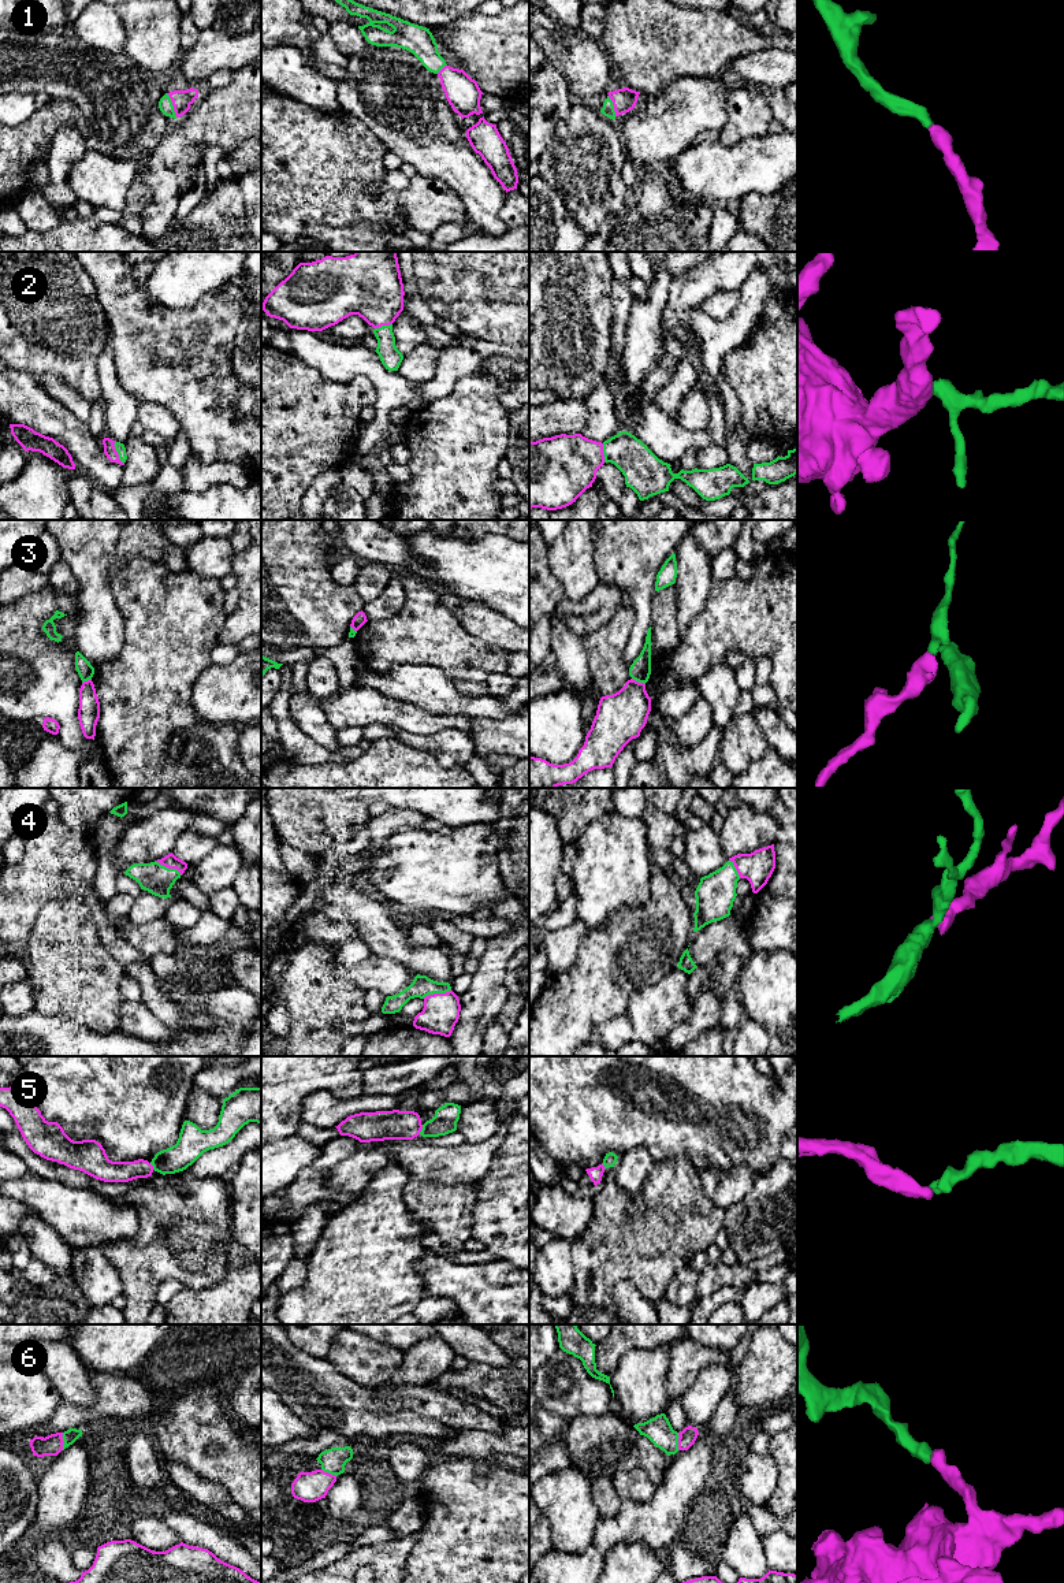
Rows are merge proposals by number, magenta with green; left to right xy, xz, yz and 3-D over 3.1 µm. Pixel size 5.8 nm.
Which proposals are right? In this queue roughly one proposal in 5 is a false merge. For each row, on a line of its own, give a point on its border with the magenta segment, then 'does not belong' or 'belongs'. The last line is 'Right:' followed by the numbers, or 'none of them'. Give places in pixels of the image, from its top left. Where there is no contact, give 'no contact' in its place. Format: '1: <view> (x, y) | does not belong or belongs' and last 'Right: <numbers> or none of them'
1: xy (173, 104) | belongs
2: xy (116, 453) | belongs
3: yz (637, 682) | does not belong
4: xz (436, 993) | belongs
5: xz (421, 1128) | belongs
6: xy (63, 1441) | belongs
Right: 1, 2, 4, 5, 6

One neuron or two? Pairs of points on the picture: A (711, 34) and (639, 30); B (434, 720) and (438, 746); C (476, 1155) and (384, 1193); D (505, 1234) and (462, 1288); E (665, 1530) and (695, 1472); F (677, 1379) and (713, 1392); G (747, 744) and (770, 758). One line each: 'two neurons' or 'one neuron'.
A: one neuron
B: two neurons
C: two neurons
D: two neurons
E: one neuron
F: two neurons
G: two neurons

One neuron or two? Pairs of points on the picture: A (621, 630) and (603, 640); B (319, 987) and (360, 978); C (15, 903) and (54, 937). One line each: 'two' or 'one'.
A: one
B: two
C: two

